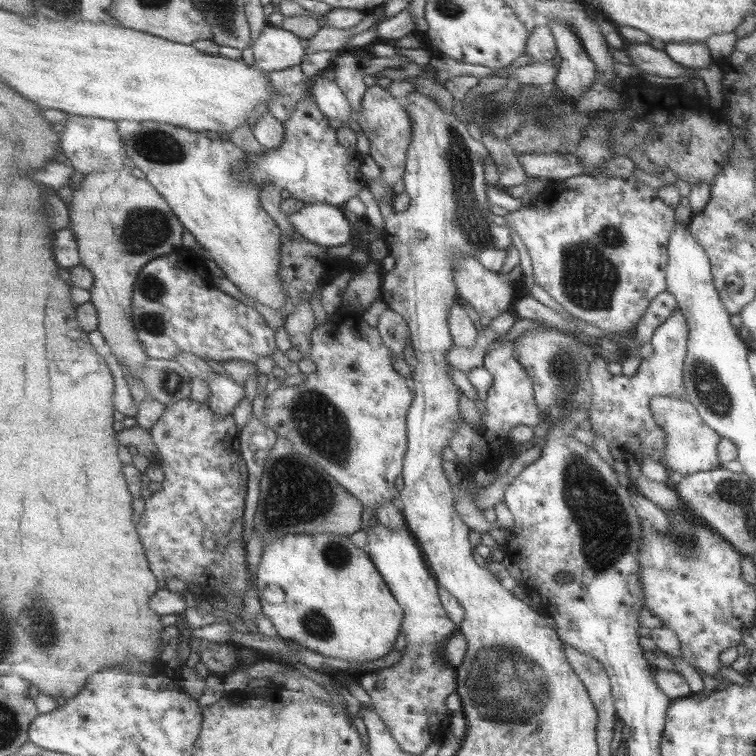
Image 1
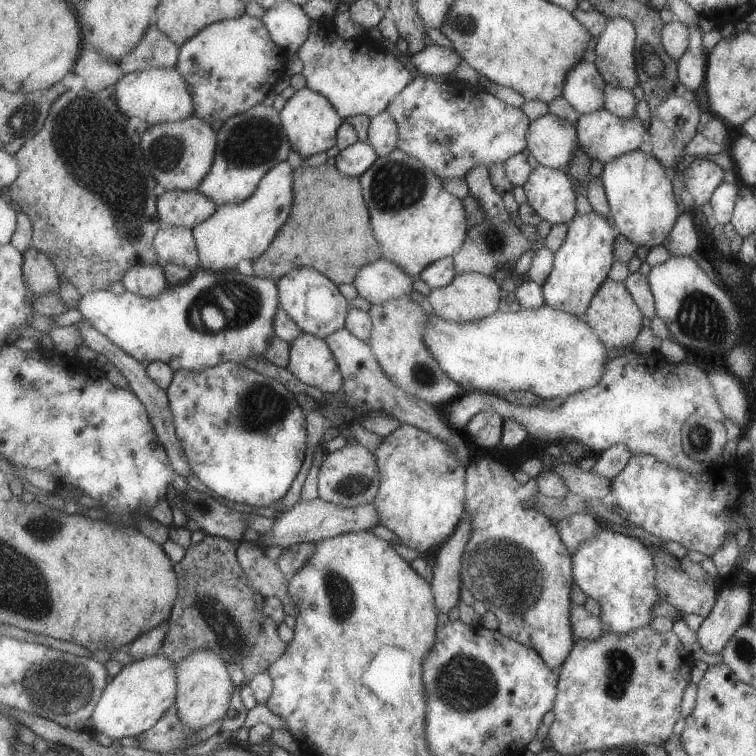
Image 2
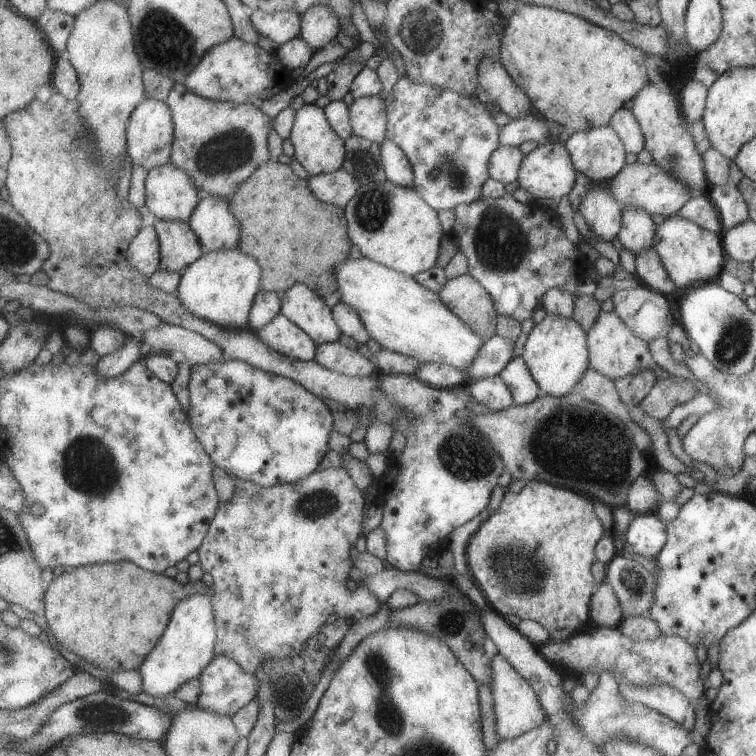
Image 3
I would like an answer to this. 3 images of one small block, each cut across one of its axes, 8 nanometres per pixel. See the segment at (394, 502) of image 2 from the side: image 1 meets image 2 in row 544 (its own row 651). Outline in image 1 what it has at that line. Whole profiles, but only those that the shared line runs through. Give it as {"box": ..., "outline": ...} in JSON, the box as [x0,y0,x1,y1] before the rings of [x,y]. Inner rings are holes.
{"box":[359,519,457,755],"outline":[[[375,519],[365,527],[367,544],[365,549],[375,570],[382,575],[382,580],[390,589],[391,594],[402,606],[404,617],[402,618],[402,631],[405,634],[406,645],[399,661],[380,669],[359,675],[360,683],[367,690],[371,702],[370,708],[379,714],[382,721],[389,728],[390,734],[403,751],[413,755],[420,755],[430,742],[438,743],[449,729],[448,720],[451,712],[444,705],[445,697],[455,691],[456,674],[455,667],[451,666],[442,657],[442,648],[453,633],[457,632],[457,625],[446,615],[438,595],[438,585],[432,576],[431,569],[426,562],[425,555],[418,545],[417,539],[406,527],[392,529]]]}

